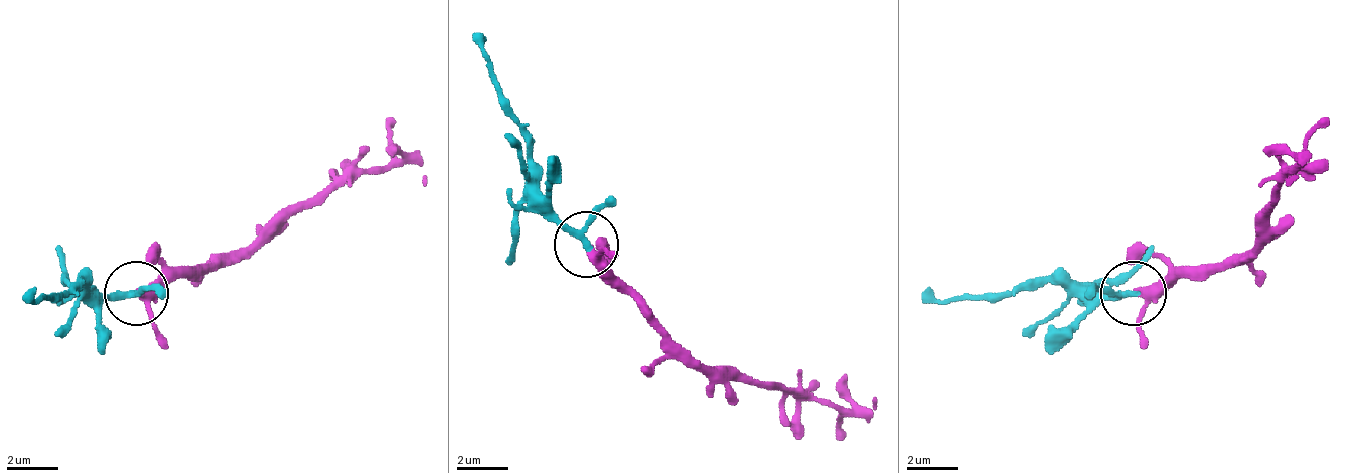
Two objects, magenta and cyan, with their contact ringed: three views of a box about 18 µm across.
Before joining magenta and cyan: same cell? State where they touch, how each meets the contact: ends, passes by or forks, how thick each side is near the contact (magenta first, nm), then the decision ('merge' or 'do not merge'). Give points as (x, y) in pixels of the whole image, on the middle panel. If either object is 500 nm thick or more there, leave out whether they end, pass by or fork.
place (586, 245); magenta passes by; cyan passes by; calibres 280 and 200 nm; merge

